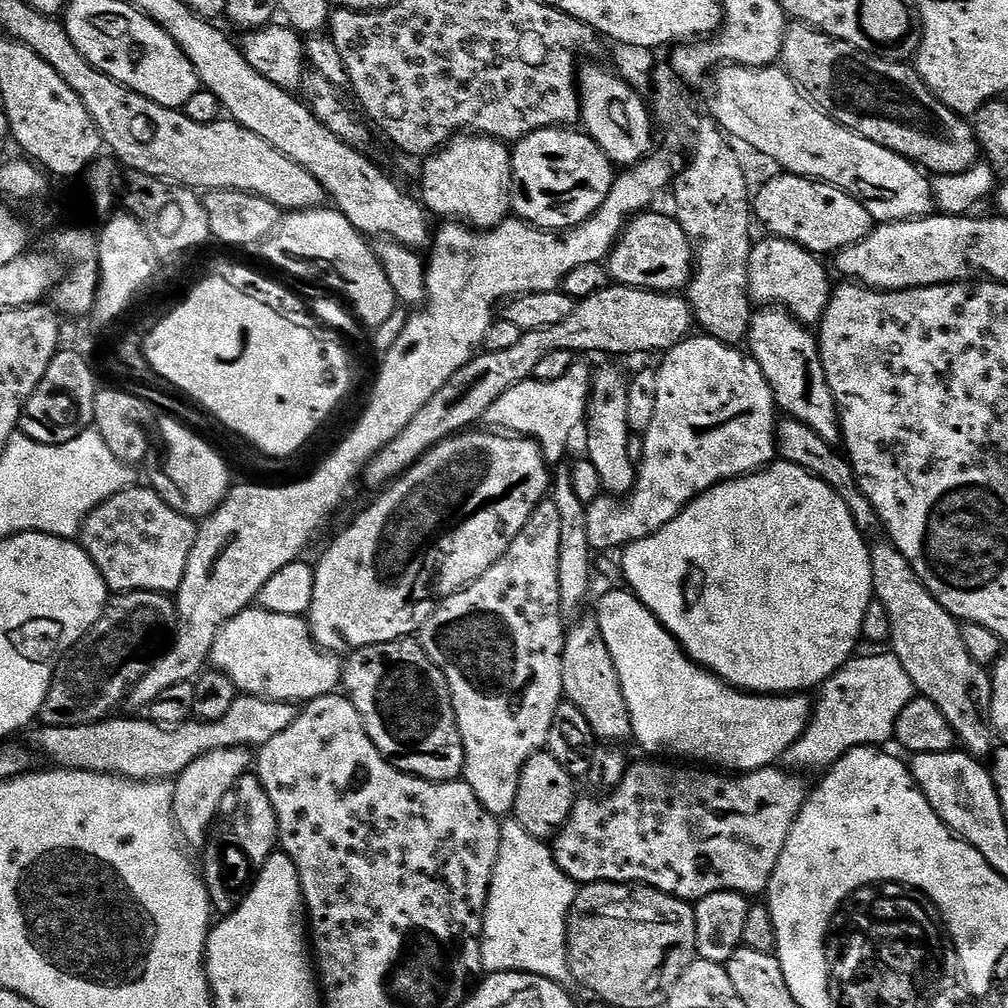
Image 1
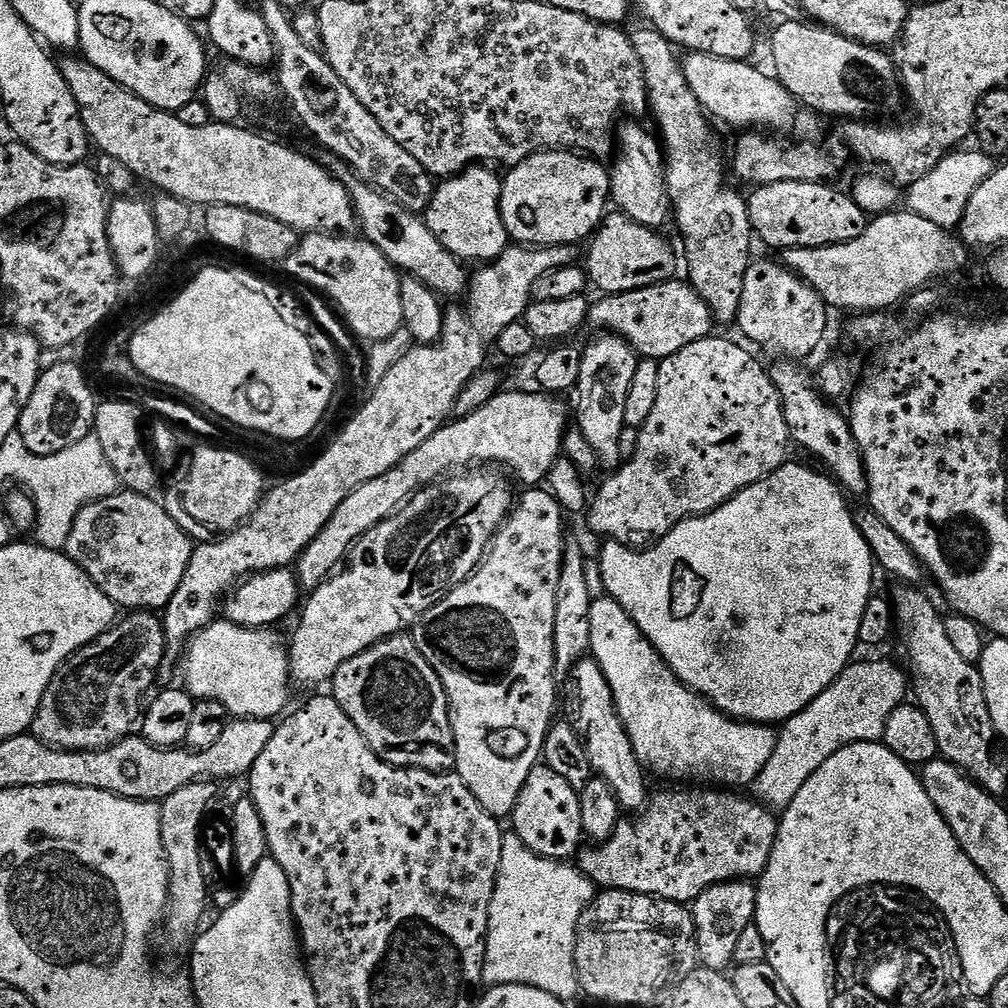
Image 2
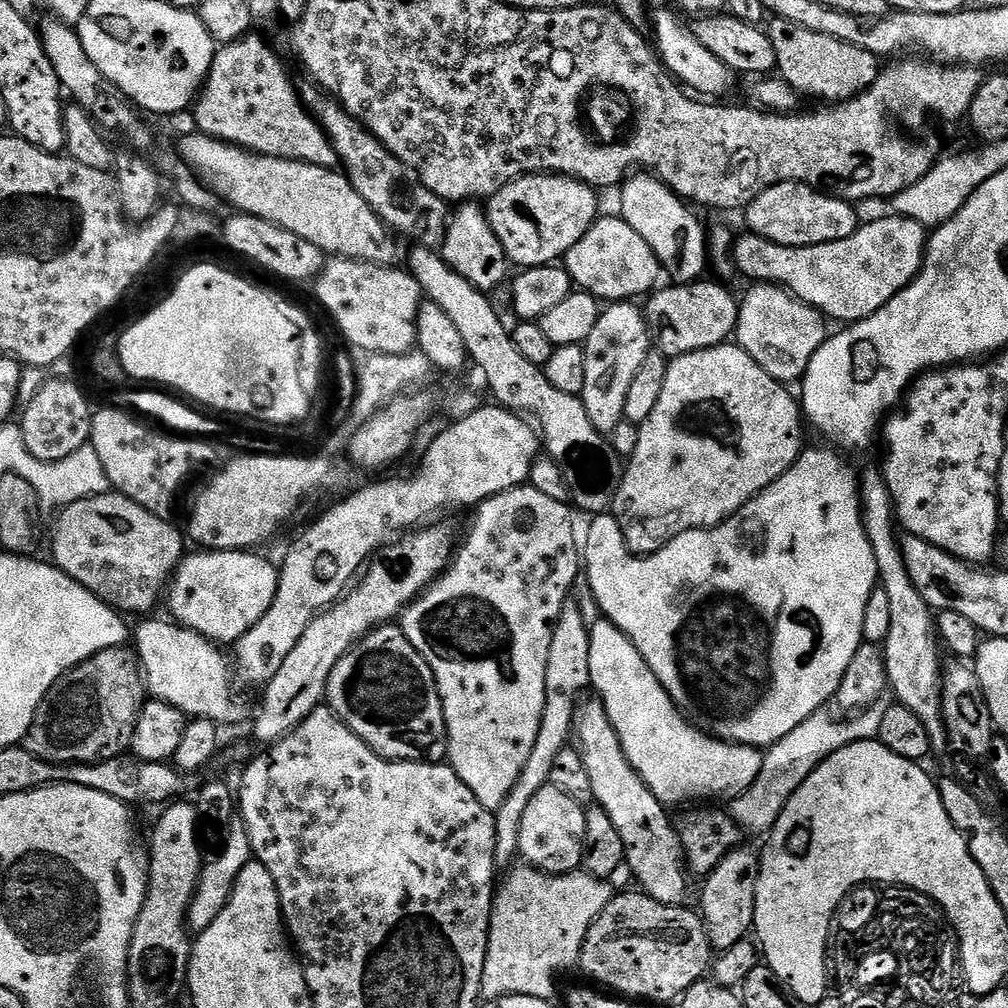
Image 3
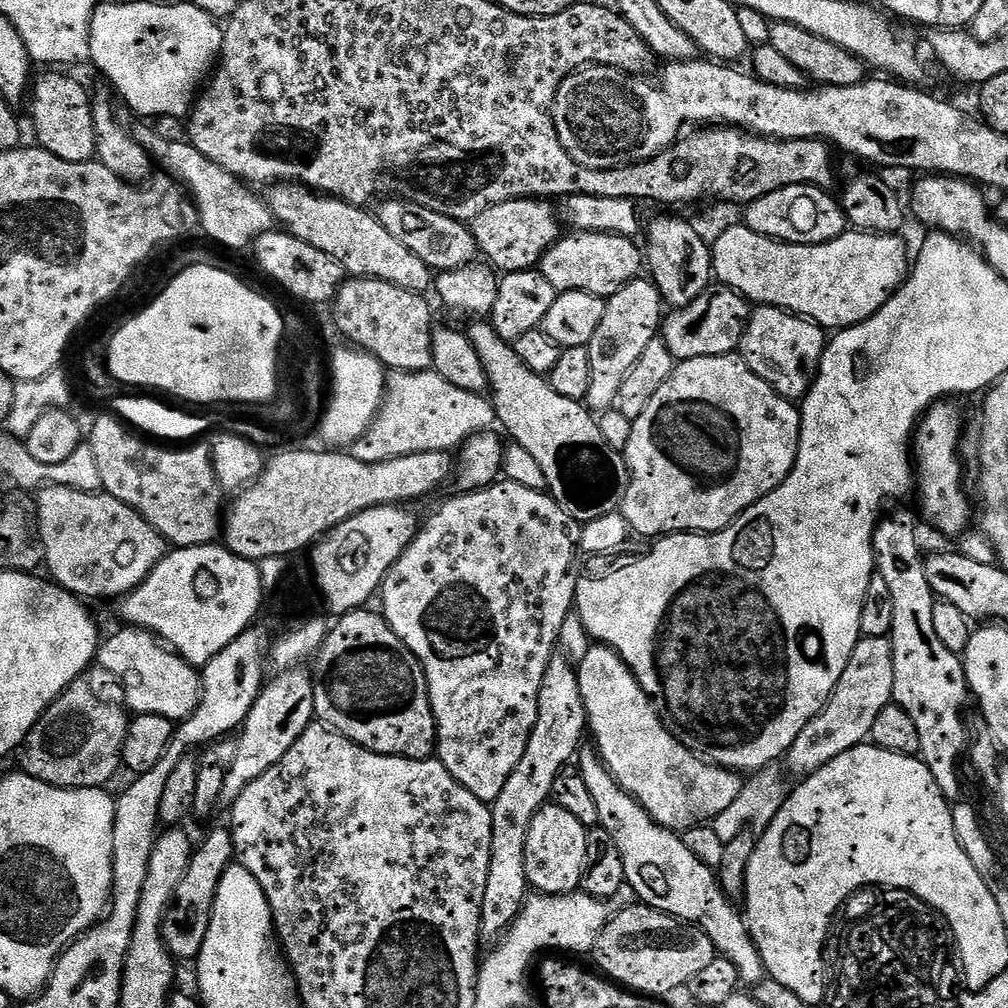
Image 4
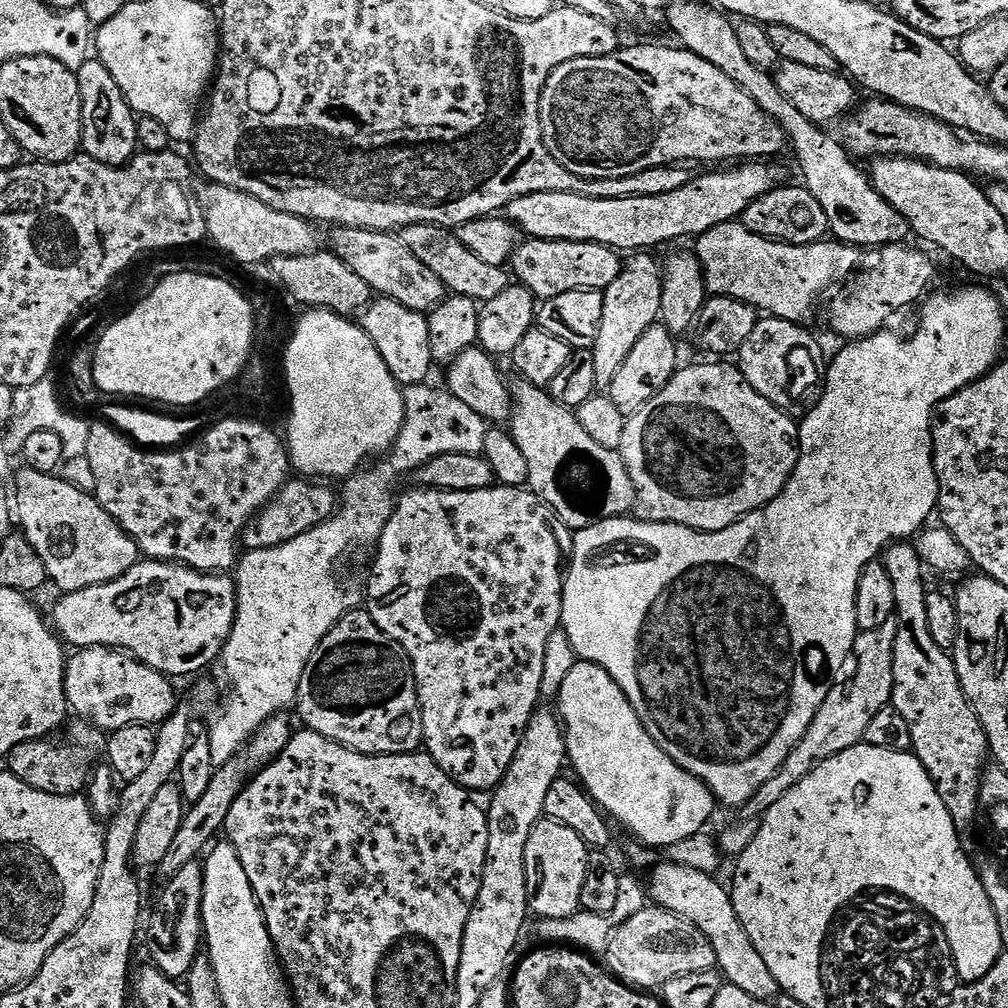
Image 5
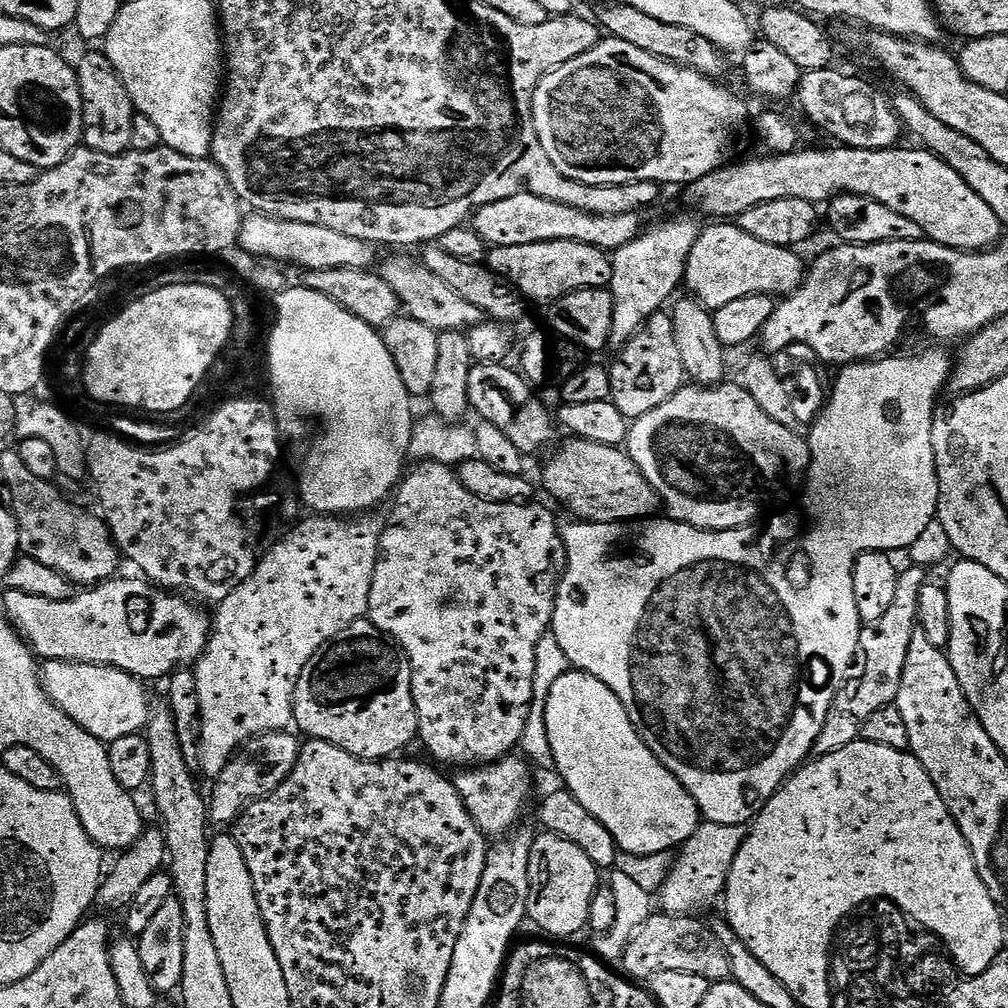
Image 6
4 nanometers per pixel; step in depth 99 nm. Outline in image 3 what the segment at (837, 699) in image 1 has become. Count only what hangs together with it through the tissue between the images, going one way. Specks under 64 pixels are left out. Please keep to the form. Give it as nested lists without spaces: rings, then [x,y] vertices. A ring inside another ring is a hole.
[[[877,702],[851,718],[837,718],[831,711],[828,713],[828,710],[821,710],[806,718],[802,726],[794,726],[794,730],[786,734],[786,738],[774,742],[764,752],[762,770],[758,770],[758,778],[754,778],[750,790],[731,801],[730,815],[733,822],[745,833],[753,832],[756,836],[763,837],[771,832],[782,810],[786,810],[786,802],[794,794],[794,790],[798,790],[798,786],[802,786],[802,782],[806,782],[806,778],[814,774],[823,760],[830,758],[830,754],[842,750],[847,744],[879,737],[882,718],[887,709],[887,703]]]

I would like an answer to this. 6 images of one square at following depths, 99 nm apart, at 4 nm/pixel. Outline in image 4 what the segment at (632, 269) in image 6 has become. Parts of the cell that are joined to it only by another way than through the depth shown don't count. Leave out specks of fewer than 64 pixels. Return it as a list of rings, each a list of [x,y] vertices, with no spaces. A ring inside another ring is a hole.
[[[648,278],[632,280],[622,286],[622,290],[607,297],[602,326],[594,330],[594,338],[590,338],[587,347],[590,354],[590,390],[586,404],[593,413],[601,414],[617,407],[626,374],[630,374],[634,362],[642,358],[642,350],[657,339],[665,312],[666,305],[660,298],[660,291]]]

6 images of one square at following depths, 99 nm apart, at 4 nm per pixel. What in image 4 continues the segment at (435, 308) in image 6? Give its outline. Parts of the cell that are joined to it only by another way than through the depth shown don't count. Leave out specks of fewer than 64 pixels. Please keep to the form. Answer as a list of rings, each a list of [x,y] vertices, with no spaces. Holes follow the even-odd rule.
[[[277,182],[267,192],[266,203],[272,211],[273,221],[283,231],[322,250],[322,254],[330,254],[330,258],[343,266],[349,277],[369,276],[402,286],[402,290],[421,294],[433,287],[432,269],[422,262],[422,258],[418,258],[418,254],[406,250],[406,246],[402,246],[394,234],[386,231],[386,226],[380,224],[379,215],[372,213],[371,216],[367,207],[348,204],[339,196],[326,196],[298,184]]]

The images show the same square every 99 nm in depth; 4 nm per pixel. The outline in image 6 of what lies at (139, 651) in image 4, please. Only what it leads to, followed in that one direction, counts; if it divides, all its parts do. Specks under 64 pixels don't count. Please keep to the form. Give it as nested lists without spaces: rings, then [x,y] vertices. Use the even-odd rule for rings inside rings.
[[[46,660],[42,664],[42,683],[44,693],[53,700],[82,730],[94,734],[102,743],[110,745],[118,738],[126,738],[126,734],[143,733],[148,727],[148,692],[145,681],[123,672],[120,668],[112,668],[109,664],[83,664],[82,662],[69,662],[66,660]]]

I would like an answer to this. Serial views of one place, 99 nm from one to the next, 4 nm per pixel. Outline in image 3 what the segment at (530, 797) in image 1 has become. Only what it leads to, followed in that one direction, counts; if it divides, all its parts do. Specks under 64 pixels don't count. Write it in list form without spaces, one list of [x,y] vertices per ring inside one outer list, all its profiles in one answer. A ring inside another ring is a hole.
[[[550,782],[530,798],[526,811],[522,814],[522,827],[518,830],[519,855],[524,856],[525,865],[539,872],[549,872],[552,876],[564,876],[577,871],[584,853],[586,838],[585,805],[574,802],[570,794],[562,794]]]

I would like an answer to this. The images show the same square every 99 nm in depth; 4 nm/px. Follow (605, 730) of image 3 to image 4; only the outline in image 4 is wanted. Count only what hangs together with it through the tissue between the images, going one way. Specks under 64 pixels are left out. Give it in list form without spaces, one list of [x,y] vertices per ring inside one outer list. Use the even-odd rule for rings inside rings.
[[[581,747],[578,753],[578,770],[582,774],[582,782],[586,782],[590,795],[594,797],[594,803],[598,805],[599,827],[605,828],[610,838],[614,838],[614,846],[618,846],[618,854],[622,854],[624,878],[627,887],[632,889],[635,899],[641,904],[648,905],[649,908],[670,914],[684,921],[685,924],[695,924],[696,927],[701,928],[710,938],[710,942],[714,942],[717,953],[734,962],[734,966],[738,966],[741,985],[755,986],[763,982],[766,978],[764,963],[758,954],[752,935],[748,933],[748,921],[744,919],[741,909],[737,905],[735,908],[732,905],[735,903],[720,889],[720,882],[713,865],[711,868],[710,865],[703,864],[671,828],[663,828],[661,824],[654,822],[654,818],[650,818],[647,810],[632,797],[632,793],[626,791],[612,776],[595,747]]]

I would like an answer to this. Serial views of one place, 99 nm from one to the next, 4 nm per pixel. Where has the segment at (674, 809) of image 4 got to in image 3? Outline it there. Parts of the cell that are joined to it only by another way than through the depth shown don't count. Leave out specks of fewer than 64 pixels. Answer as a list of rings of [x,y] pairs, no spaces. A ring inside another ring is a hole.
[[[603,618],[596,620],[589,627],[590,634],[590,678],[592,679],[591,687],[596,688],[595,695],[604,703],[606,714],[610,718],[610,722],[614,726],[614,730],[618,734],[618,742],[622,746],[622,750],[626,754],[626,758],[630,762],[630,766],[642,778],[642,782],[646,782],[646,786],[654,794],[654,798],[658,798],[658,802],[662,802],[666,806],[672,804],[688,804],[684,806],[692,806],[697,802],[720,802],[716,800],[725,800],[731,802],[736,797],[741,796],[746,790],[750,790],[750,786],[754,782],[754,778],[758,778],[758,770],[762,770],[762,762],[764,761],[764,752],[759,748],[751,748],[745,744],[729,744],[727,740],[721,740],[699,728],[677,708],[674,701],[670,698],[670,694],[666,694],[666,690],[662,686],[662,682],[658,682],[658,678],[654,674],[654,670],[650,670],[650,666],[642,658],[642,654],[638,654],[638,650],[634,646],[634,642],[630,642],[630,638],[626,638],[622,634],[622,630],[618,630],[618,626],[614,626],[608,620]]]

